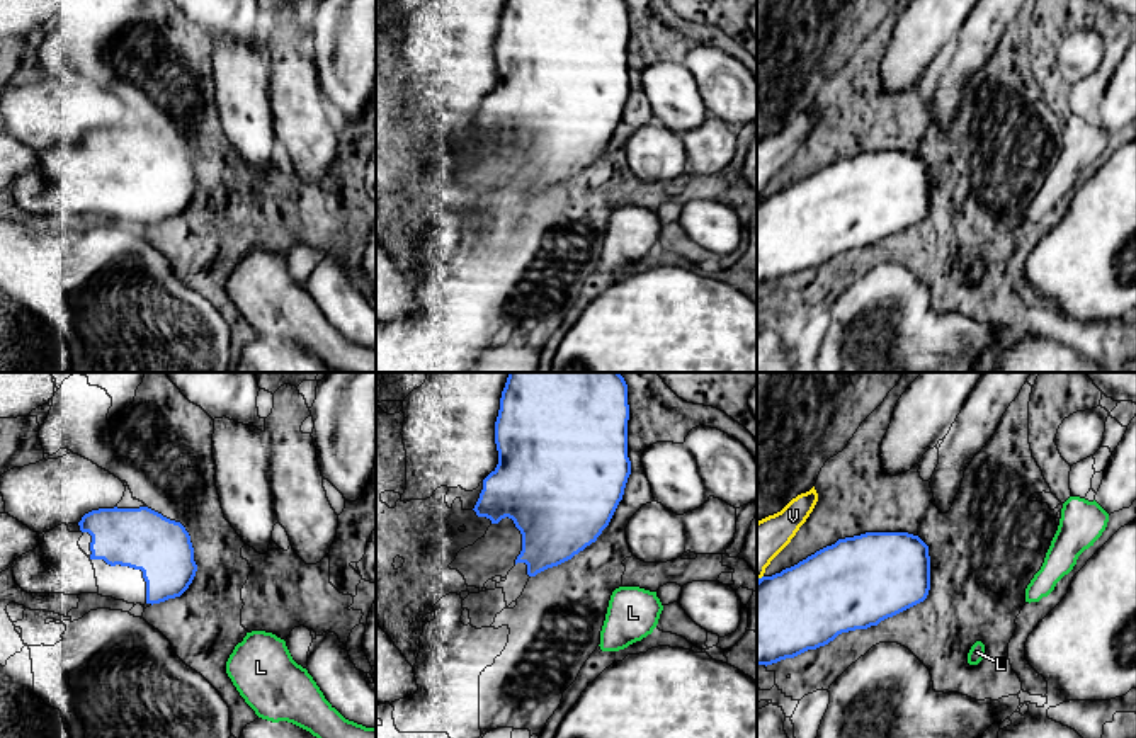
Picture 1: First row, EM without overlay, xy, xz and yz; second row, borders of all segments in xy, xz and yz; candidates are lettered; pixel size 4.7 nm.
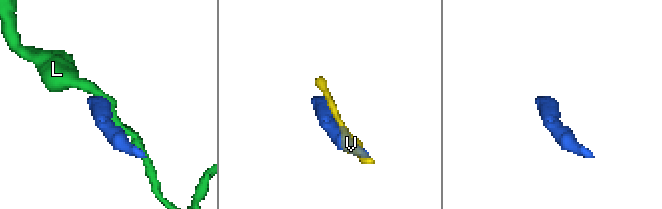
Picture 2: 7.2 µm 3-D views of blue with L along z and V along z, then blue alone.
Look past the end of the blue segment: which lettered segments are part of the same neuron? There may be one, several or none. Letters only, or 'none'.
none

